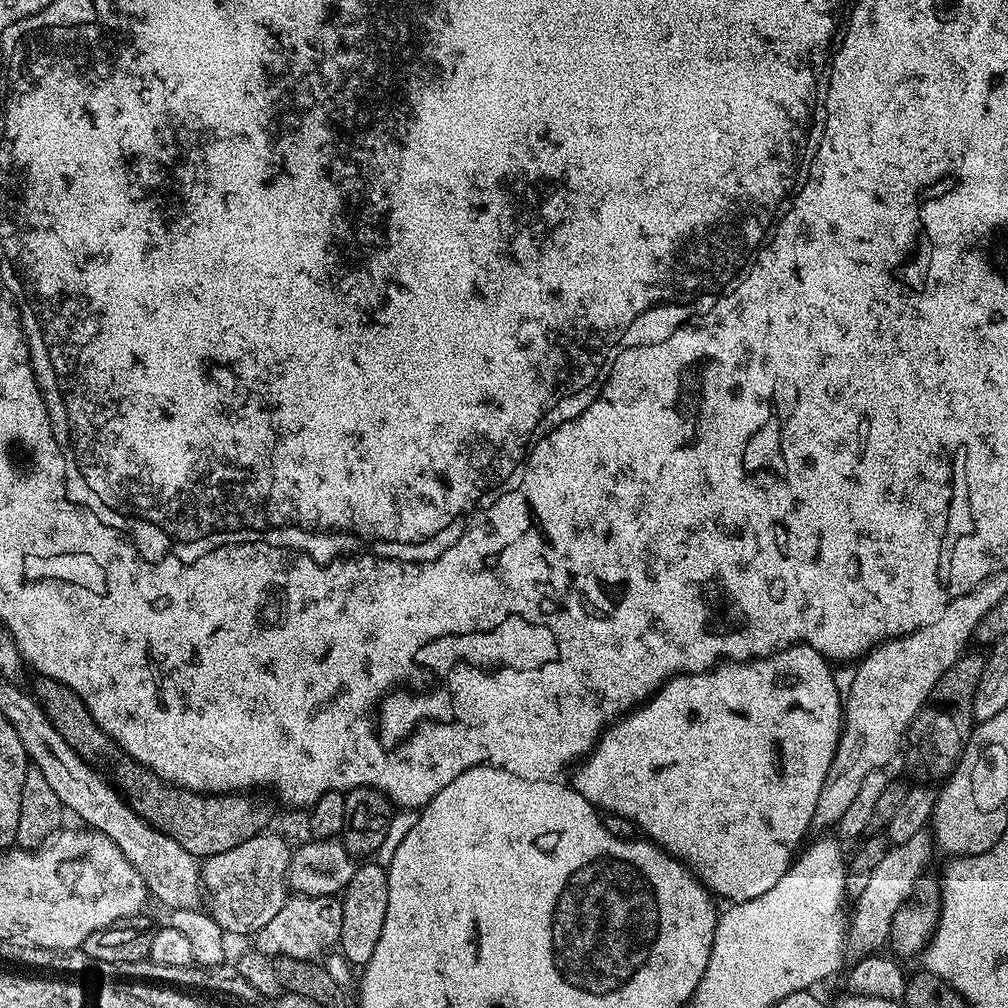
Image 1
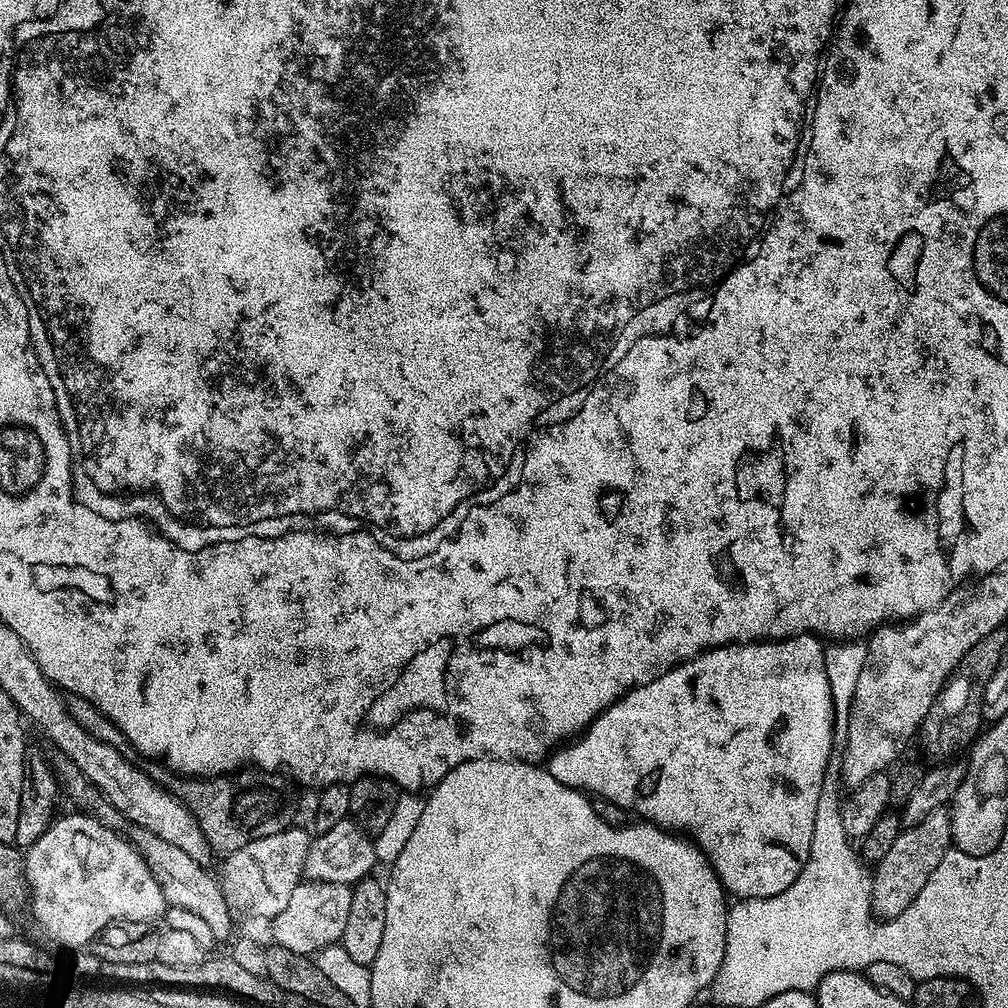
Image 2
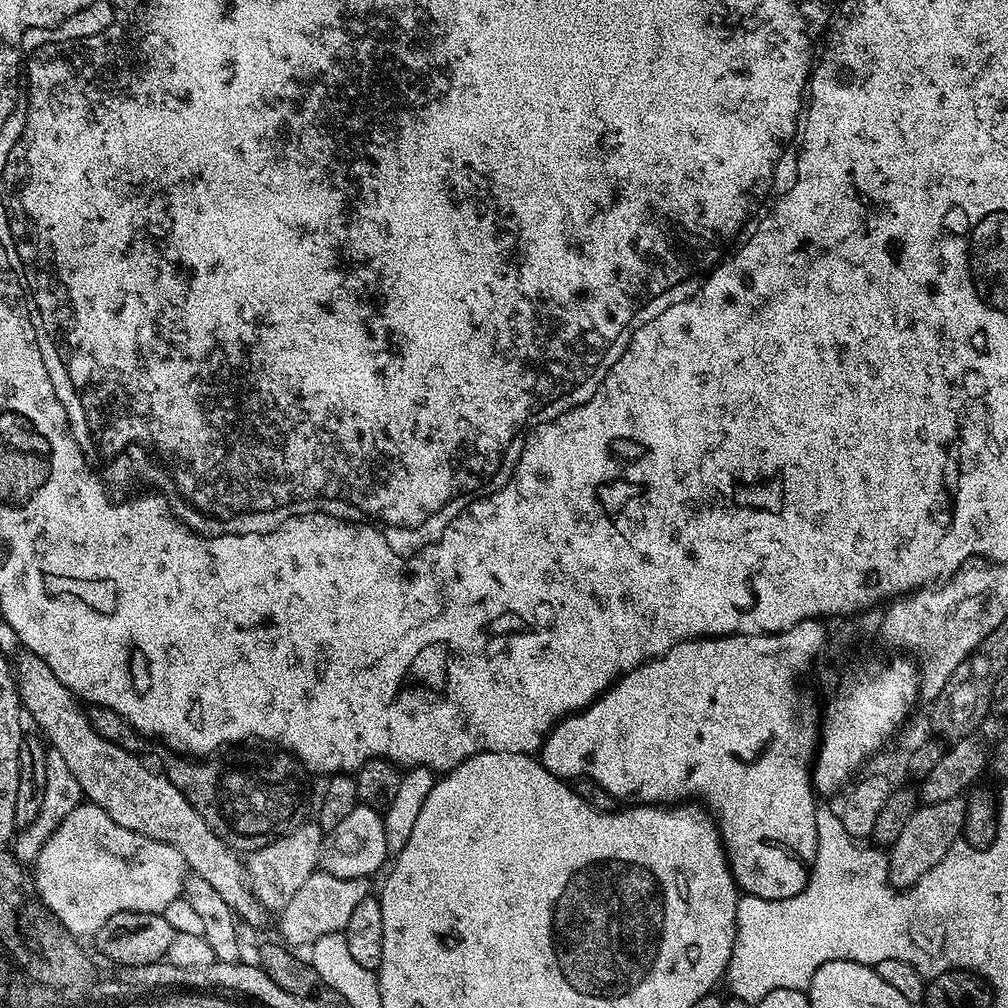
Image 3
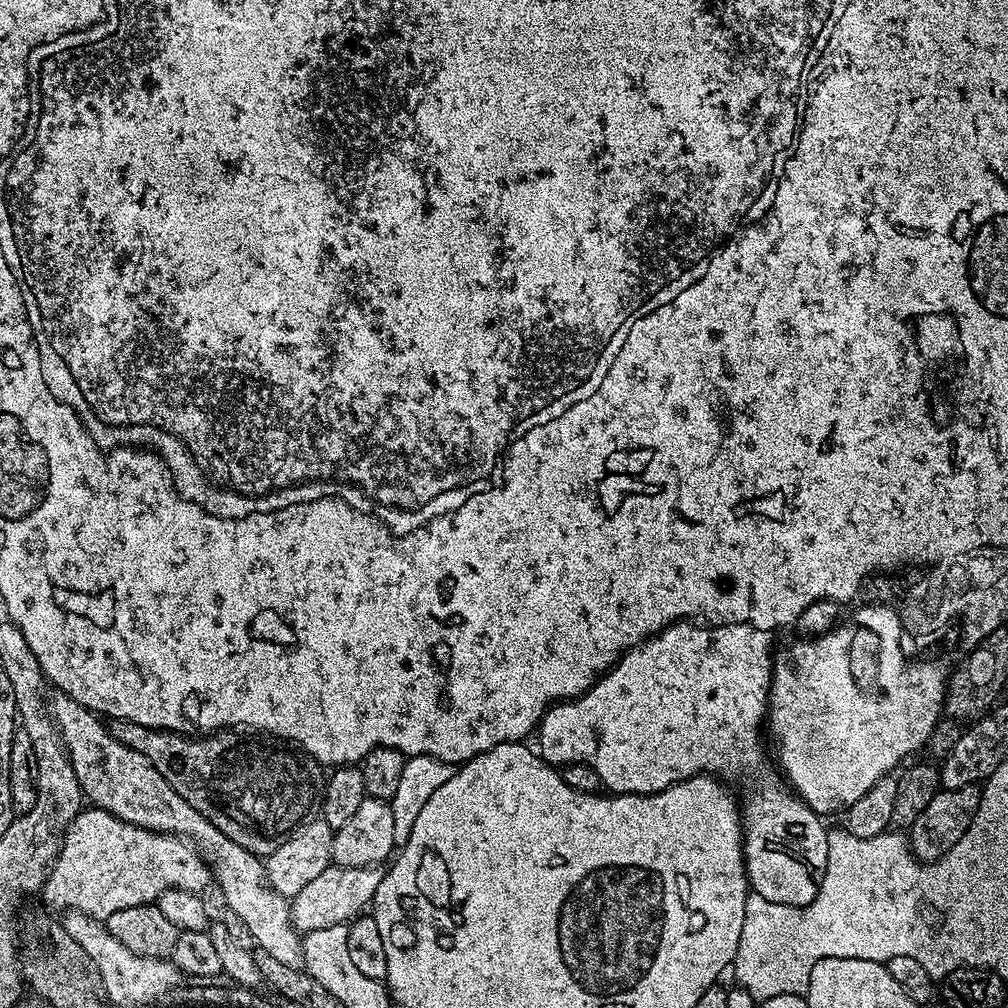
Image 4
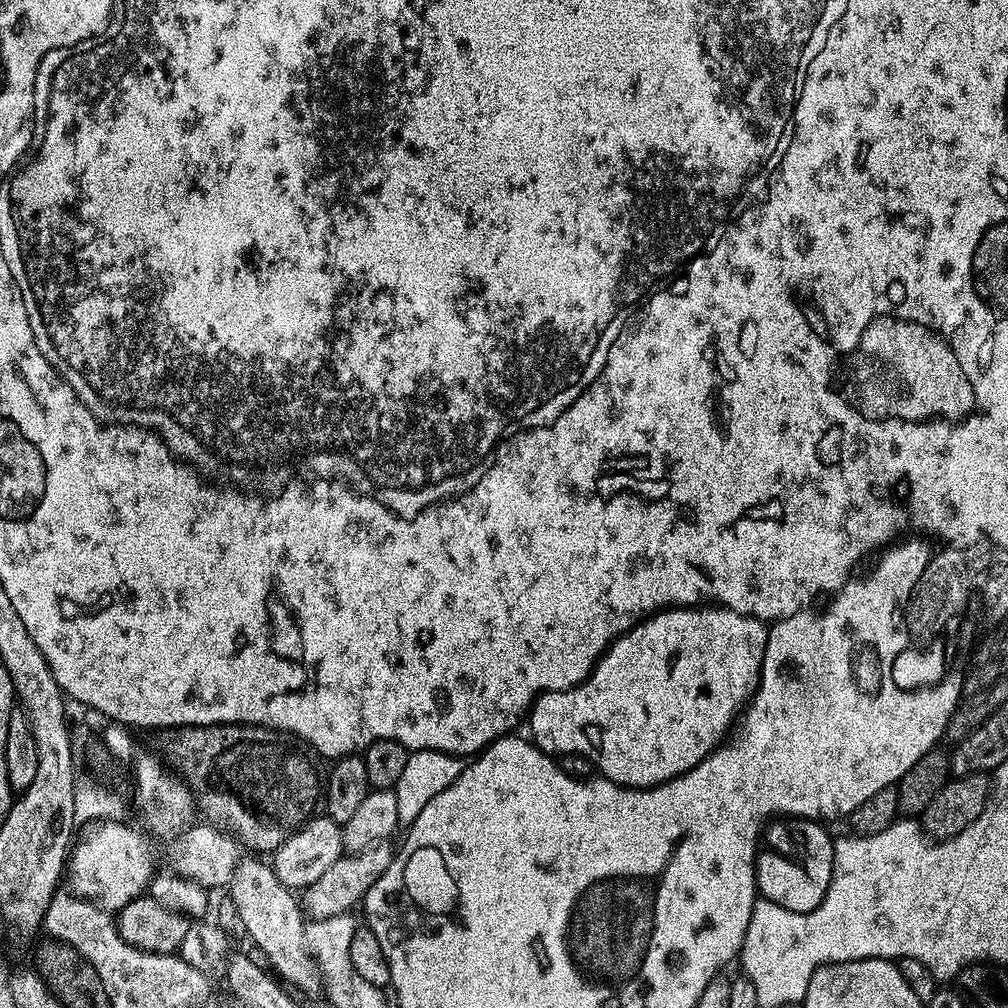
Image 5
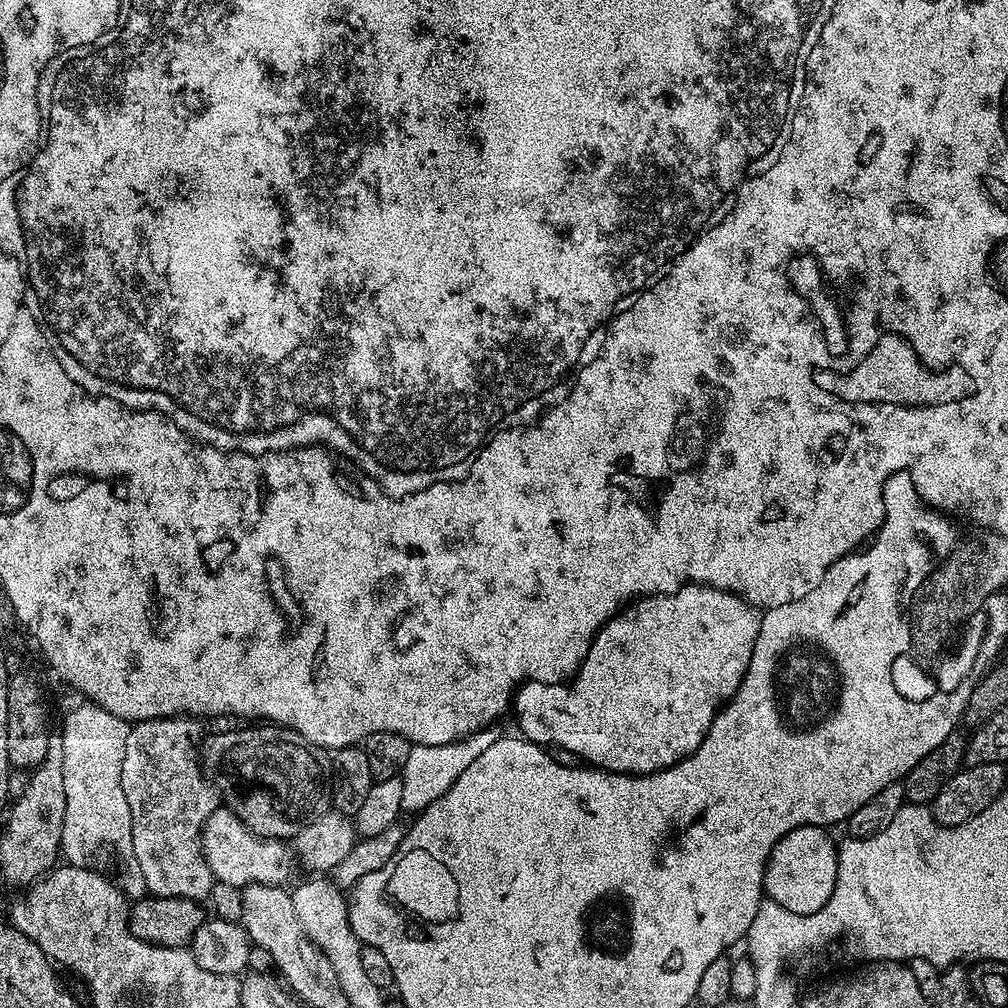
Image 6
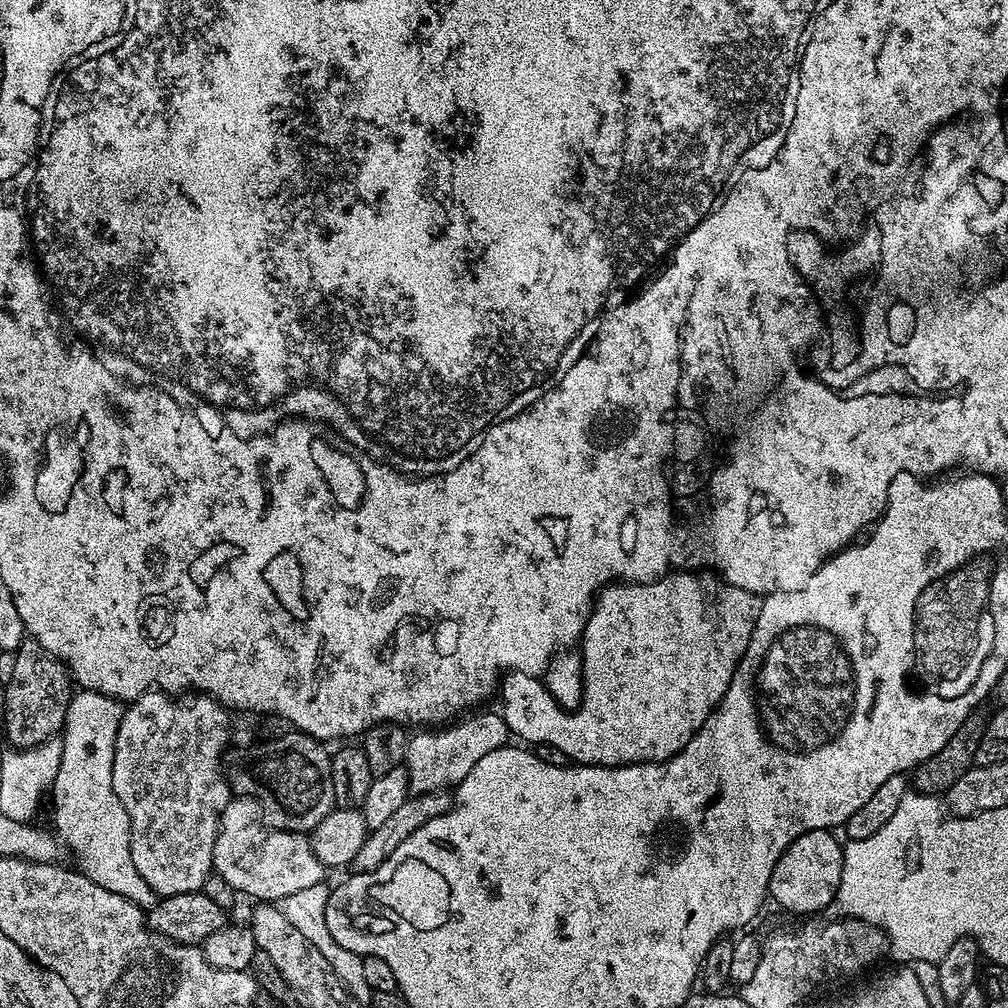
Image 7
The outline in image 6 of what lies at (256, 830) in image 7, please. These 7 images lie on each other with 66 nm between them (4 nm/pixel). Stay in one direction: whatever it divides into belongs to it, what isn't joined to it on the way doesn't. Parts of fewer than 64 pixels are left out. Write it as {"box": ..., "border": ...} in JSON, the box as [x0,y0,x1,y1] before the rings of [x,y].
{"box":[204,806,294,890],"border":[[[217,806],[214,814],[204,823],[204,860],[210,866],[213,877],[243,890],[247,884],[287,885],[292,876],[294,852],[285,841],[265,840],[255,836],[229,808]]]}

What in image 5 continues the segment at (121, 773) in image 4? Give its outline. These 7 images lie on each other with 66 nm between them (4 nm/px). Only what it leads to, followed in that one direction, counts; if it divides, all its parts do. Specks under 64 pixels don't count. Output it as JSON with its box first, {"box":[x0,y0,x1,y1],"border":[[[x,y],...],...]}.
{"box":[230,859,322,998],"border":[[[241,859],[230,885],[231,898],[246,926],[244,936],[251,943],[262,946],[266,958],[270,958],[272,963],[271,971],[285,985],[291,986],[297,993],[305,992],[308,998],[319,997],[322,992],[322,973],[317,957],[308,953],[308,944],[304,941],[306,916],[301,901],[293,889],[278,882],[271,863],[262,864],[258,861],[261,859],[252,859],[256,860]]]}

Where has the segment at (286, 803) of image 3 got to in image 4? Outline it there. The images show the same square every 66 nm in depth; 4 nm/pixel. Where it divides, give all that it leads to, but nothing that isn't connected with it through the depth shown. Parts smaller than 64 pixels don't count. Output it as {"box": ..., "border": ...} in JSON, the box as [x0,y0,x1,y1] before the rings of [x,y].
{"box":[106,718,325,858],"border":[[[126,718],[109,719],[106,727],[114,739],[122,742],[122,746],[130,746],[138,750],[138,754],[146,754],[158,774],[162,774],[166,782],[170,782],[174,791],[182,794],[182,798],[186,798],[186,802],[190,802],[190,806],[194,806],[194,810],[198,810],[202,818],[214,822],[214,826],[218,826],[218,830],[222,830],[222,834],[226,834],[230,842],[238,842],[238,846],[261,858],[267,858],[274,850],[278,850],[281,842],[305,823],[309,815],[307,812],[315,804],[317,807],[322,796],[325,769],[308,752],[303,752],[300,747],[275,736],[221,730],[197,735],[195,740],[195,735],[192,734],[138,726],[138,722],[130,722]]]}

